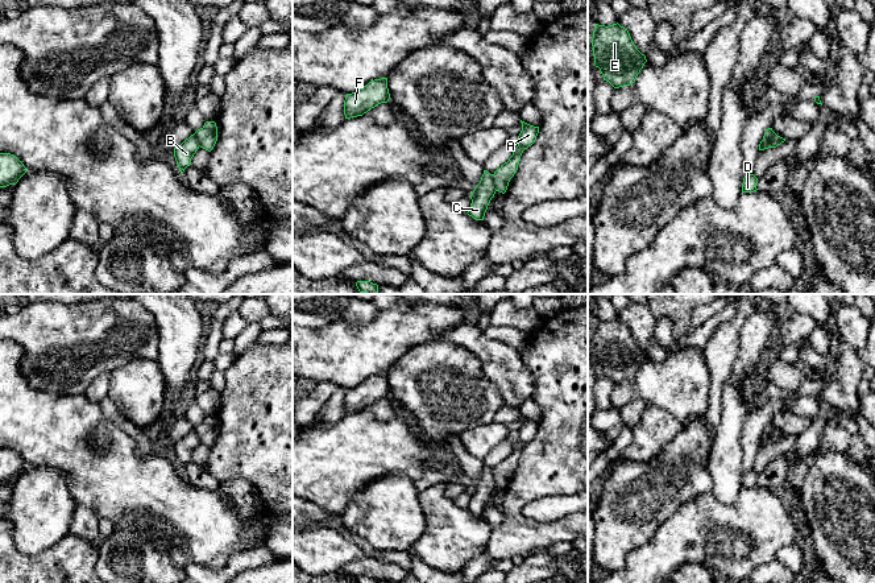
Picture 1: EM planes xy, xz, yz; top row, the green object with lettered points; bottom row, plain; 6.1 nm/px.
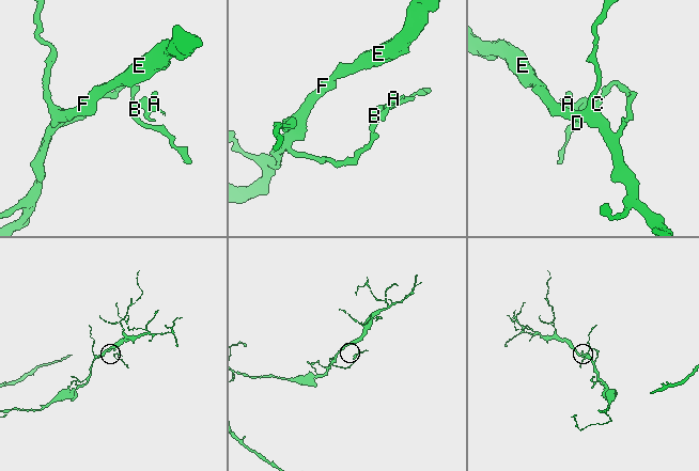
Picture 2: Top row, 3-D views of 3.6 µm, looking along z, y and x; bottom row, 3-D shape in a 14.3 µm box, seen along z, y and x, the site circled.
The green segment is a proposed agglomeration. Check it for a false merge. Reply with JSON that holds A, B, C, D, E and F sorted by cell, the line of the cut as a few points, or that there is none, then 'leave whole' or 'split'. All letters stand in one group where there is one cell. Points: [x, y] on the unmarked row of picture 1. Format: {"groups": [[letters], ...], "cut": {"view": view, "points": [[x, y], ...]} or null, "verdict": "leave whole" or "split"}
{"groups": [["A"], ["B", "C", "D", "E", "F"]], "cut": {"view": "yz", "points": [[776, 430], [766, 434], [759, 443]]}, "verdict": "split"}

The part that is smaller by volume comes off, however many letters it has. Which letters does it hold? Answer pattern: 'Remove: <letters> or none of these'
Remove: A

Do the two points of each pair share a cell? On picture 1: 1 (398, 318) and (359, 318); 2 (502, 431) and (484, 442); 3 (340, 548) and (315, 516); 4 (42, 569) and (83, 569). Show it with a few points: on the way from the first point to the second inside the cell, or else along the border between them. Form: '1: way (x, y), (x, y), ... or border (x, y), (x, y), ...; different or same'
1: border (380, 310), (370, 321), (363, 325), (343, 323); different
2: way (498, 433), (493, 433), (488, 438); same
3: border (316, 526), (306, 530); different
4: way (53, 569), (73, 569); same

